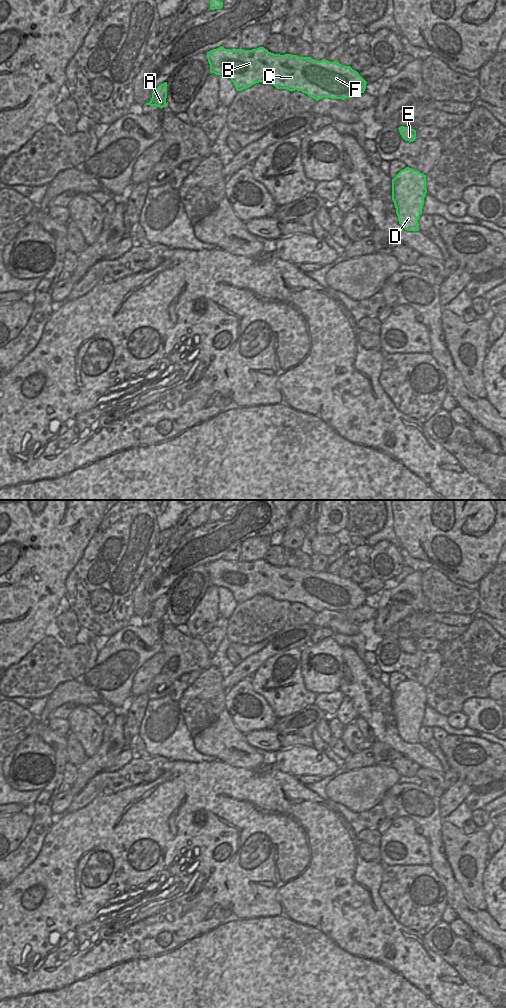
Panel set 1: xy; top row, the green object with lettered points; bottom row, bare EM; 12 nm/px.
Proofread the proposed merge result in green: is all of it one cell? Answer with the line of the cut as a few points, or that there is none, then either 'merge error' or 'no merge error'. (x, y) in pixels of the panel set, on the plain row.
no cut | no merge error

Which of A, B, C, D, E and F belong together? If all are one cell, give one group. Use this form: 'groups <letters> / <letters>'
groups A B C D E F

